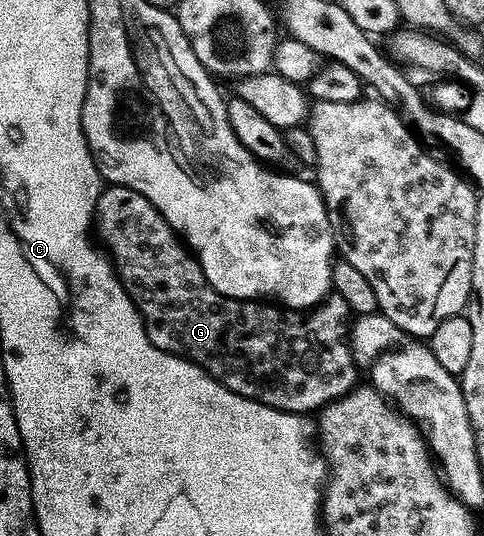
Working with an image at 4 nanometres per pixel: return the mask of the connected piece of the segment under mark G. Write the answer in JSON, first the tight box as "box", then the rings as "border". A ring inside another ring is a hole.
{"box":[93,185,357,415],"border":[[[111,185],[99,194],[93,231],[143,318],[149,341],[157,345],[157,349],[165,349],[196,363],[218,383],[233,389],[233,393],[241,397],[298,415],[318,412],[356,386],[357,368],[351,352],[353,313],[349,305],[345,305],[345,297],[332,293],[318,307],[304,313],[267,301],[230,299],[217,293],[209,285],[199,260],[175,234],[165,217],[161,217],[145,196],[128,187]]]}

